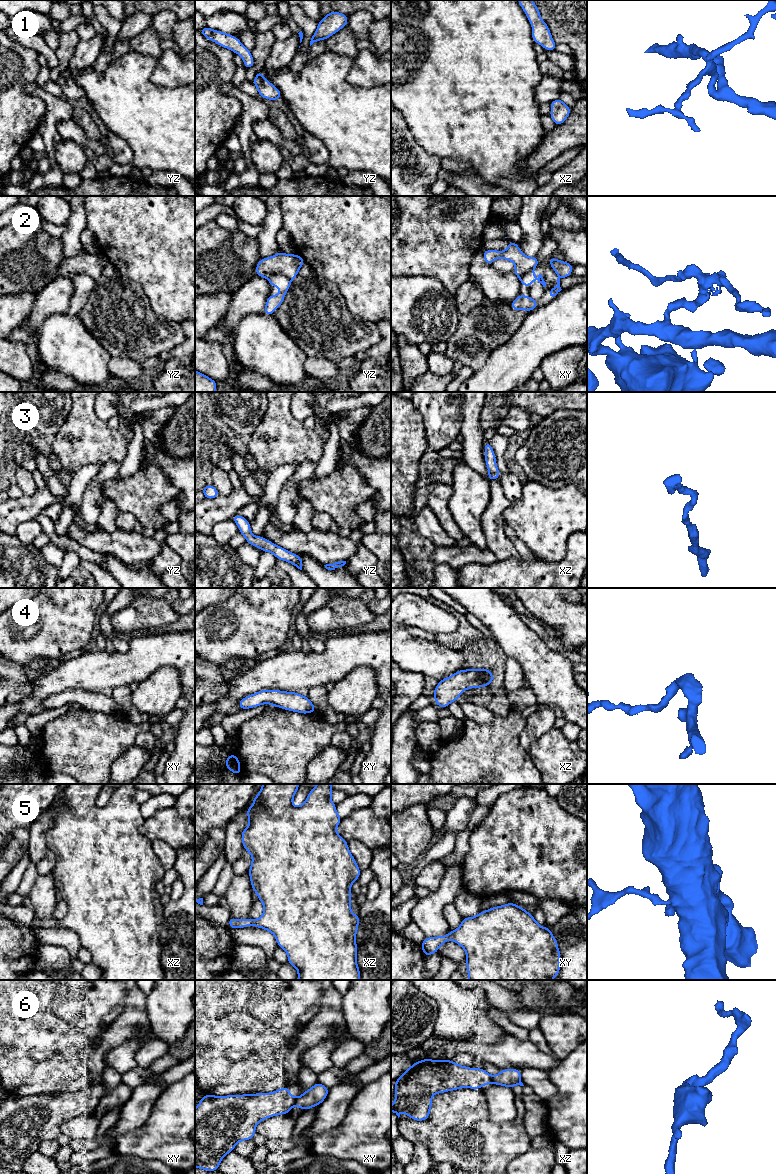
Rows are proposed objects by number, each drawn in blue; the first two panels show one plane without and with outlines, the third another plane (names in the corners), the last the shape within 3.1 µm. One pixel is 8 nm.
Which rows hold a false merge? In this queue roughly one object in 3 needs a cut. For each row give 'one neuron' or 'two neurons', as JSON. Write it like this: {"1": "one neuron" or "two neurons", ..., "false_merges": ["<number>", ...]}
{"1": "one neuron", "2": "two neurons", "3": "one neuron", "4": "one neuron", "5": "one neuron", "6": "two neurons", "false_merges": ["2", "6"]}

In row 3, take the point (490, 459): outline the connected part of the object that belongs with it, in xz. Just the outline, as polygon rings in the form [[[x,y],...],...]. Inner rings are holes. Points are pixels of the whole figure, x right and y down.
[[[485,441],[484,443],[484,451],[485,451],[485,462],[487,469],[489,471],[487,479],[490,480],[496,480],[499,479],[501,473],[498,470],[497,464],[496,464],[496,457],[493,451],[492,446],[490,445],[489,441]]]

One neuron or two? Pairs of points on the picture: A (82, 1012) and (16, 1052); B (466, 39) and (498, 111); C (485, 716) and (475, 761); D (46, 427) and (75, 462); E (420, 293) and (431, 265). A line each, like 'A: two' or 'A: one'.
A: one
B: one
C: two
D: two
E: two

